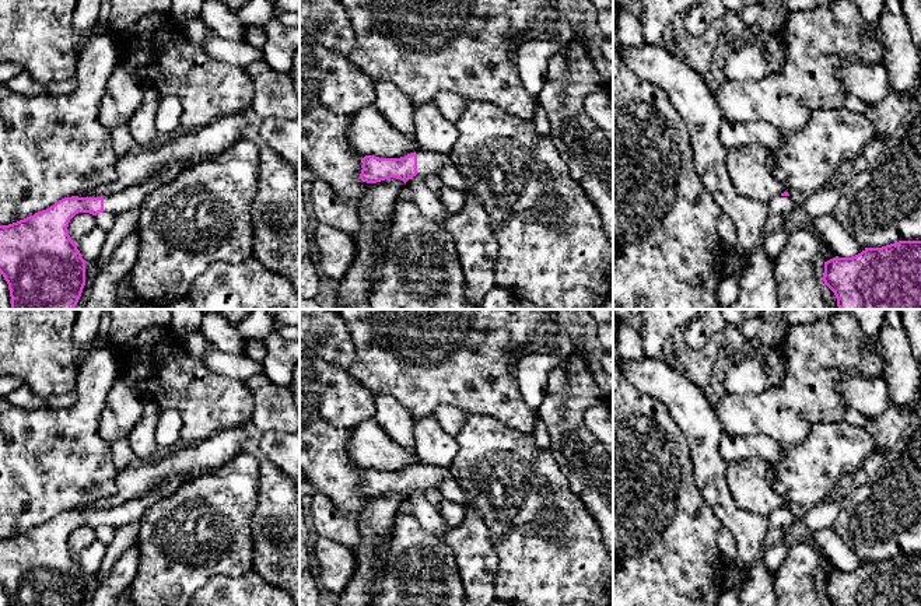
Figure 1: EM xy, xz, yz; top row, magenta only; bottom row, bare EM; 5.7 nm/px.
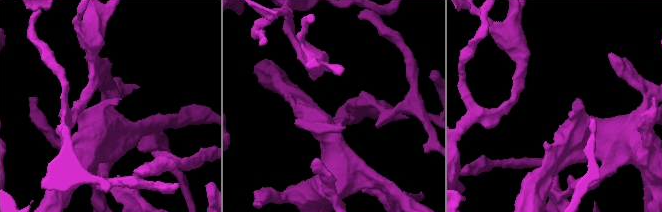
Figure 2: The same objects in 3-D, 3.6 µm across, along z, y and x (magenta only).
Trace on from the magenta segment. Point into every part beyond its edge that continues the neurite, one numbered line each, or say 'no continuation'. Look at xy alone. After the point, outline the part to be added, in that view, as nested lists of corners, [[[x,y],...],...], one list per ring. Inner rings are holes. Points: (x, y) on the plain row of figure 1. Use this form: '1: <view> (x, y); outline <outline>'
1: xy (129, 512); outline [[[172,476],[162,486],[153,491],[147,491],[143,497],[133,498],[129,502],[105,509],[104,525],[119,529],[129,523],[139,522],[141,515],[151,505],[154,505],[161,498],[174,494],[181,487],[181,484],[182,481],[176,476]]]

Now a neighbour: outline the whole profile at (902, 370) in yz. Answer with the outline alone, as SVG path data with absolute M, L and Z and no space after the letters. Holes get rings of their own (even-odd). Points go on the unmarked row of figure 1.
M900 309L885 313L876 344L885 360L882 378L887 383L890 404L910 407L920 389L920 362L907 339Z

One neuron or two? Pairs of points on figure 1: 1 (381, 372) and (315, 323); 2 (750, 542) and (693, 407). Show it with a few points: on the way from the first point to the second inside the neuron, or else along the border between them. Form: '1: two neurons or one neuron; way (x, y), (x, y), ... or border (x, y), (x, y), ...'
1: two neurons; border (345, 323), (354, 347), (354, 363), (347, 370)
2: one neuron; way (725, 508), (710, 479), (704, 441)

